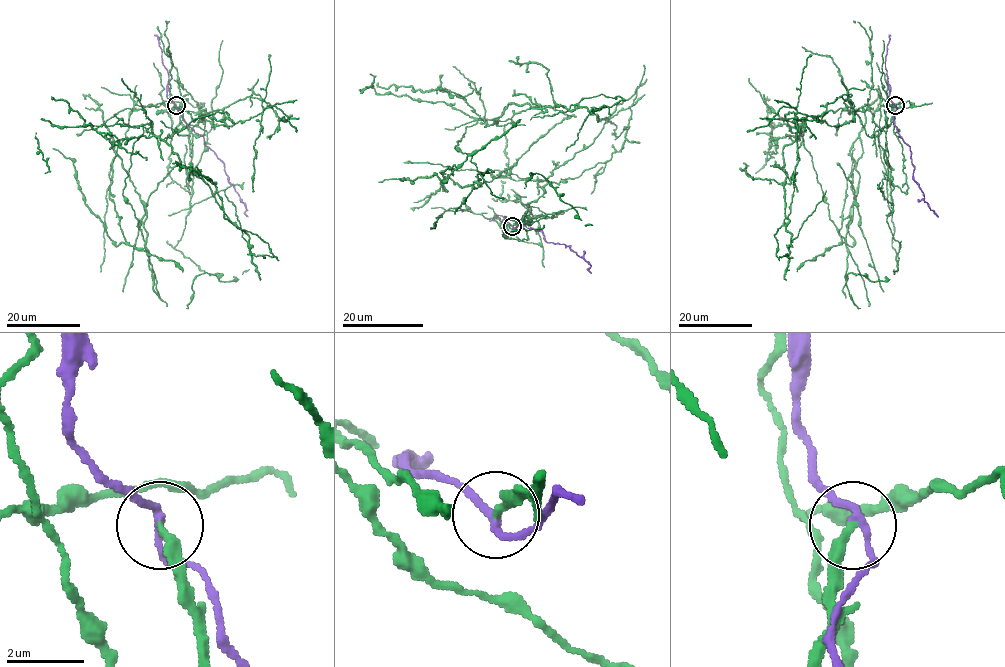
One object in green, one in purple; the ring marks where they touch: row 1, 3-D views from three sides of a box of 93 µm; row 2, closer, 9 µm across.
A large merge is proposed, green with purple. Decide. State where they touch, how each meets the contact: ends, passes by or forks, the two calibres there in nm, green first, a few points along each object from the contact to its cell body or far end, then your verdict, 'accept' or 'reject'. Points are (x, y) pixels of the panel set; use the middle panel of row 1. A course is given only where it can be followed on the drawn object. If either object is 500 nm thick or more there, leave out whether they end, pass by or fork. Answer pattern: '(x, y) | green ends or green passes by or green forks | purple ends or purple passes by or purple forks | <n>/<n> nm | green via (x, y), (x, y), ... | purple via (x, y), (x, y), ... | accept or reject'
(512, 226) | green ends | purple passes by | 260/180 nm | green via (512, 226), (548, 182), (506, 174), (569, 117), (549, 106), (467, 127), (472, 184), (378, 181) | purple via (512, 226), (514, 228), (519, 224), (539, 230), (548, 242), (569, 246), (588, 262), (591, 273) | reject

